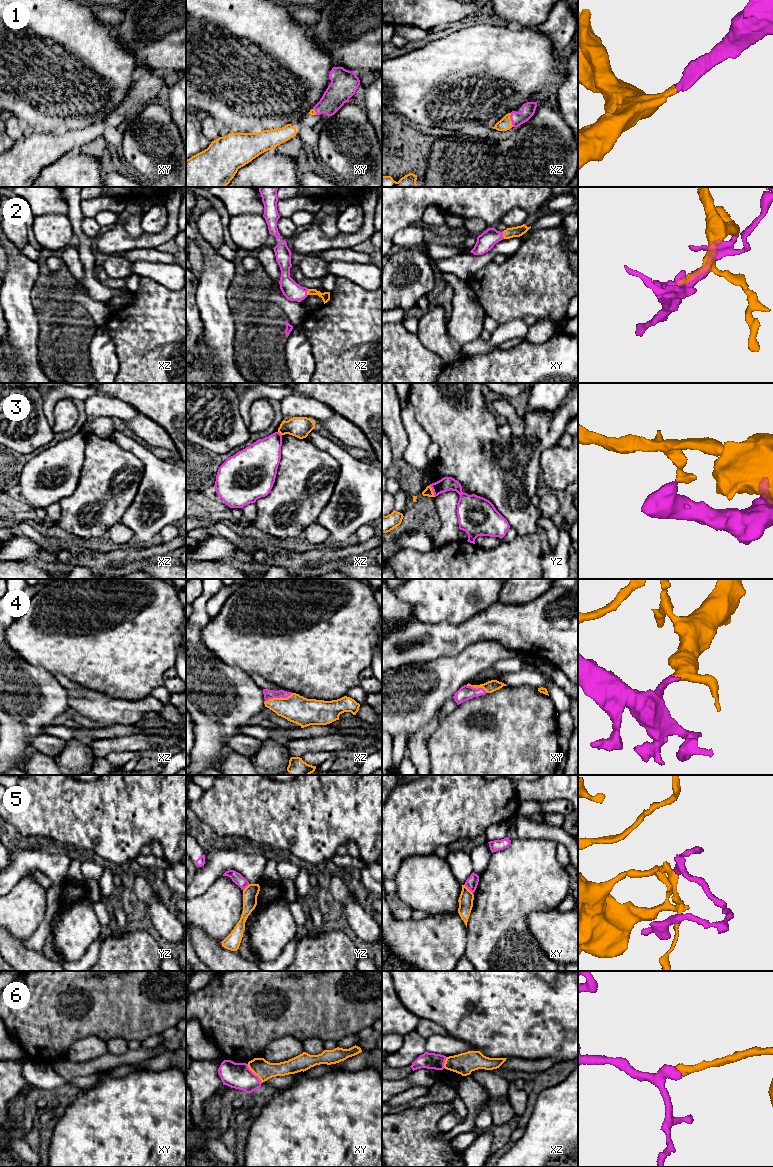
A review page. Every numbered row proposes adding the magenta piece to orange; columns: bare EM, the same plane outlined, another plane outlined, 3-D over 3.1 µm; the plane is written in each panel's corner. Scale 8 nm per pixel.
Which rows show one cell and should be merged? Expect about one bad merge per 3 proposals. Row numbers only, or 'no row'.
1, 2, 4, 5

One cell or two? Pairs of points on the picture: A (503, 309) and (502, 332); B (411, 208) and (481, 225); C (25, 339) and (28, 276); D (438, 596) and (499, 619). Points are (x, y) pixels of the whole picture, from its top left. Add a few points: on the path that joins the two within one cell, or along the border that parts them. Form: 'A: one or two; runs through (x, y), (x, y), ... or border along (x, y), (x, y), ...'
A: two; border along (522, 318), (516, 318), (499, 324)
B: two; border along (464, 218), (479, 217), (487, 225)
C: one; runs through (25, 323), (25, 292)
D: two; border along (497, 601), (459, 624)

